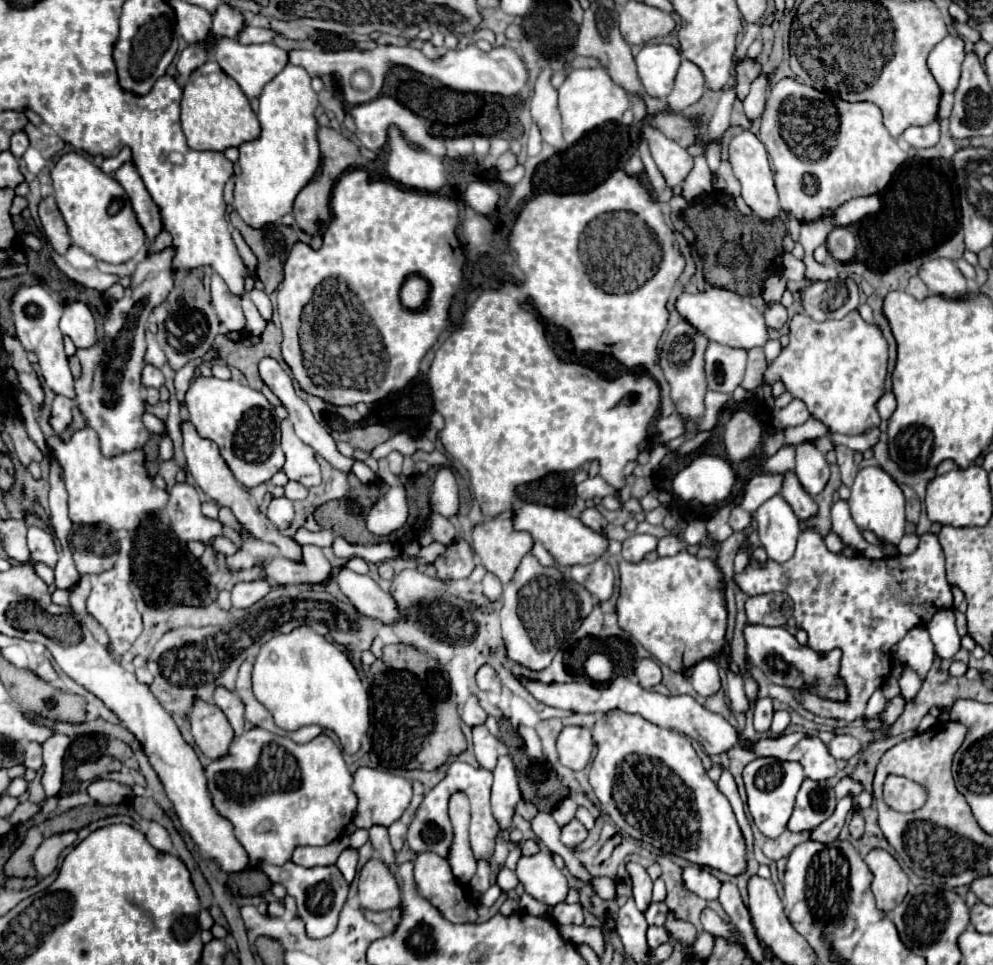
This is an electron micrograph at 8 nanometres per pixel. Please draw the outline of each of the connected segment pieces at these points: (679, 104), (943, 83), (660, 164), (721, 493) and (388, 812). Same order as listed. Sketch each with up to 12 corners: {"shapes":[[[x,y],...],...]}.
{"shapes":[[[683,60],[673,92],[665,98],[675,114],[695,104],[705,90],[701,68]],[[945,36],[929,54],[941,92],[955,92],[963,40]],[[647,120],[643,140],[649,144],[667,186],[685,180],[693,158],[665,138]],[[699,456],[673,480],[673,494],[705,506],[735,486],[727,460]],[[375,768],[353,774],[357,828],[388,828],[411,802],[411,782]]]}

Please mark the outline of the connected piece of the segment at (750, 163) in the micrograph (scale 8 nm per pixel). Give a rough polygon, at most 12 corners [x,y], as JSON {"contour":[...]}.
{"contour":[[751,130],[729,142],[743,200],[763,220],[779,216],[767,150]]}

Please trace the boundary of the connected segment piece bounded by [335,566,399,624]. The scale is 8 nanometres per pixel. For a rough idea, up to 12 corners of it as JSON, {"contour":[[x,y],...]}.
{"contour":[[341,566],[335,582],[365,616],[393,624],[395,600],[369,576]]}

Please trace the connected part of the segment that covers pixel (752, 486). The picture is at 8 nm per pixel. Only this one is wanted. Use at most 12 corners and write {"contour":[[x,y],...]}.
{"contour":[[759,474],[745,484],[741,508],[755,512],[783,488],[783,474]]}

